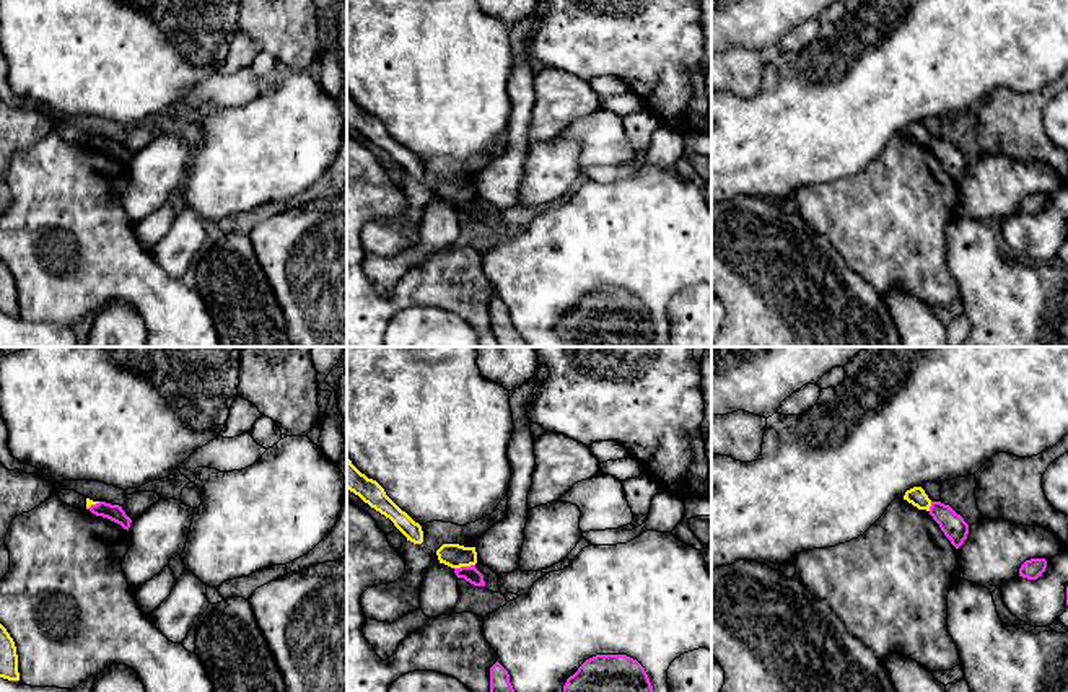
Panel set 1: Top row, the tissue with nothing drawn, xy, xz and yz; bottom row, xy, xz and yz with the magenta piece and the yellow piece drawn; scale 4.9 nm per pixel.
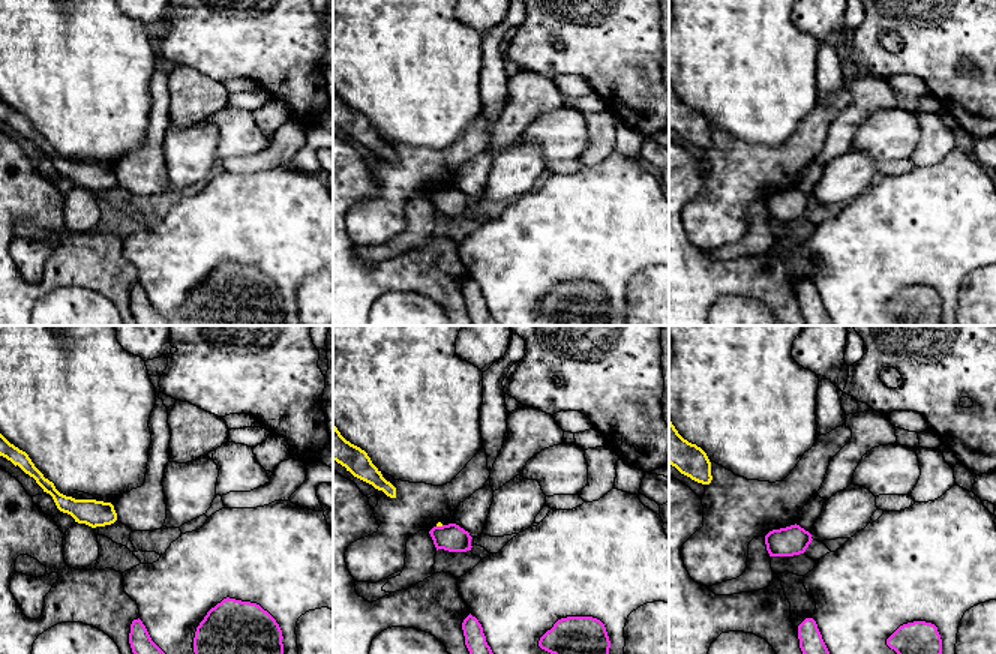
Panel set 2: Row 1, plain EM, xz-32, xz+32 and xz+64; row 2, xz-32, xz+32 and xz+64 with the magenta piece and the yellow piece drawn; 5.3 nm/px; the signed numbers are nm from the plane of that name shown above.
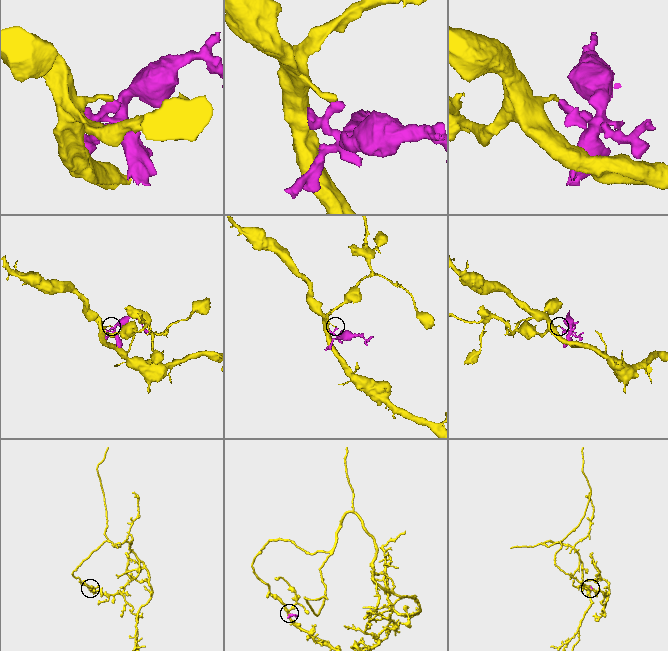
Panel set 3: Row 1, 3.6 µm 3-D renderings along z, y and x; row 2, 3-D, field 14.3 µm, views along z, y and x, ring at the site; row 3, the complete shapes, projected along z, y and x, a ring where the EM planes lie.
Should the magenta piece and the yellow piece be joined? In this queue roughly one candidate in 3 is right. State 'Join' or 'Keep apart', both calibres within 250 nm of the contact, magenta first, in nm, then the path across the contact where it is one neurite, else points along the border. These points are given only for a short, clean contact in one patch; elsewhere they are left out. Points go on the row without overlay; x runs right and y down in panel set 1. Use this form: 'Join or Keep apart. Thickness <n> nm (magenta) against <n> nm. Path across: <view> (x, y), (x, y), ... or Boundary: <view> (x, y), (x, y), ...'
Keep apart. Thickness 80 nm (magenta) against 120 nm. Boundary: xz (474, 199), (455, 204)

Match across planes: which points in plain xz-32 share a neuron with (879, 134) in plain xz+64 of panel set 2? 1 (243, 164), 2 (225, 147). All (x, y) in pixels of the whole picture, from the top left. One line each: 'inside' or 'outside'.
1: outside
2: inside

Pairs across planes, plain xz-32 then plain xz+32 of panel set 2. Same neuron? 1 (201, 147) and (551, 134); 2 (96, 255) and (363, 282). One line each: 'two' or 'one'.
1: two
2: one

